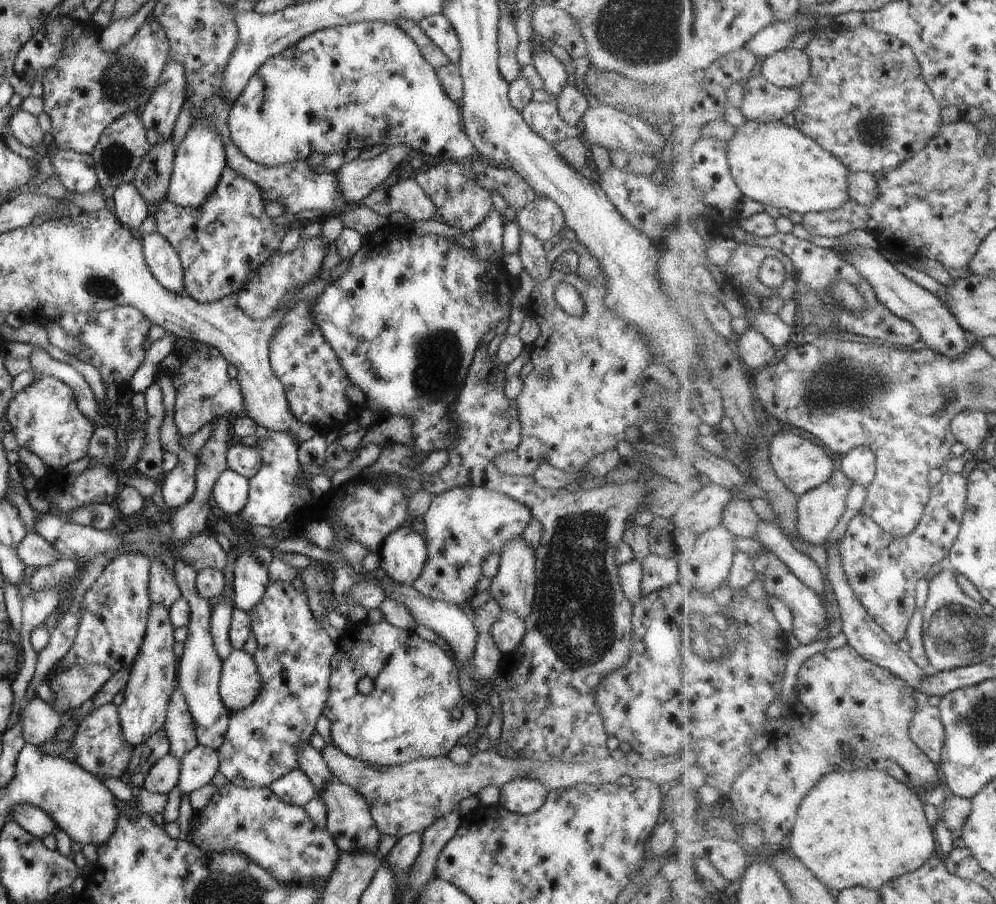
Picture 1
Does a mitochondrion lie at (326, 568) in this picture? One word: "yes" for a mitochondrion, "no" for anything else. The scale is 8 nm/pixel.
no

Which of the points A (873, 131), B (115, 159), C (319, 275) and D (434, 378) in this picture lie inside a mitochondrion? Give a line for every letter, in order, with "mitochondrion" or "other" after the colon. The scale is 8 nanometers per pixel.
A: mitochondrion
B: mitochondrion
C: other
D: mitochondrion

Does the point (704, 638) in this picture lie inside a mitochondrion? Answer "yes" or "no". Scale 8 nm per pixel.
yes

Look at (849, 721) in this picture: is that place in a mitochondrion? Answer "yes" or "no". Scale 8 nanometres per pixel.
yes

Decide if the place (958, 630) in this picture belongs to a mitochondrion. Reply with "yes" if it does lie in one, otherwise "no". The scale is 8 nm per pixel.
yes

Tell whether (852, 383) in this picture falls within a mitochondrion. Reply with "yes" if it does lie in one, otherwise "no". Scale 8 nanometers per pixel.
yes

